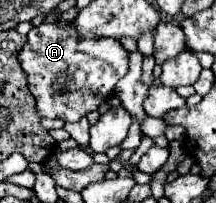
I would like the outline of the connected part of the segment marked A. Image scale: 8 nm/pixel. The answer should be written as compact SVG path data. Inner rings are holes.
M55 23L49 25L39 25L29 31L29 39L25 47L19 53L19 61L23 71L27 73L27 85L31 95L35 97L35 109L41 117L49 119L63 119L69 123L77 123L81 117L85 117L89 111L95 111L103 101L107 101L113 95L113 89L121 77L125 77L129 69L129 53L123 49L123 45L115 39L101 37L101 39L79 39L75 31L71 29L73 25L63 25L57 27ZM53 85L75 85L73 89L59 89Z

